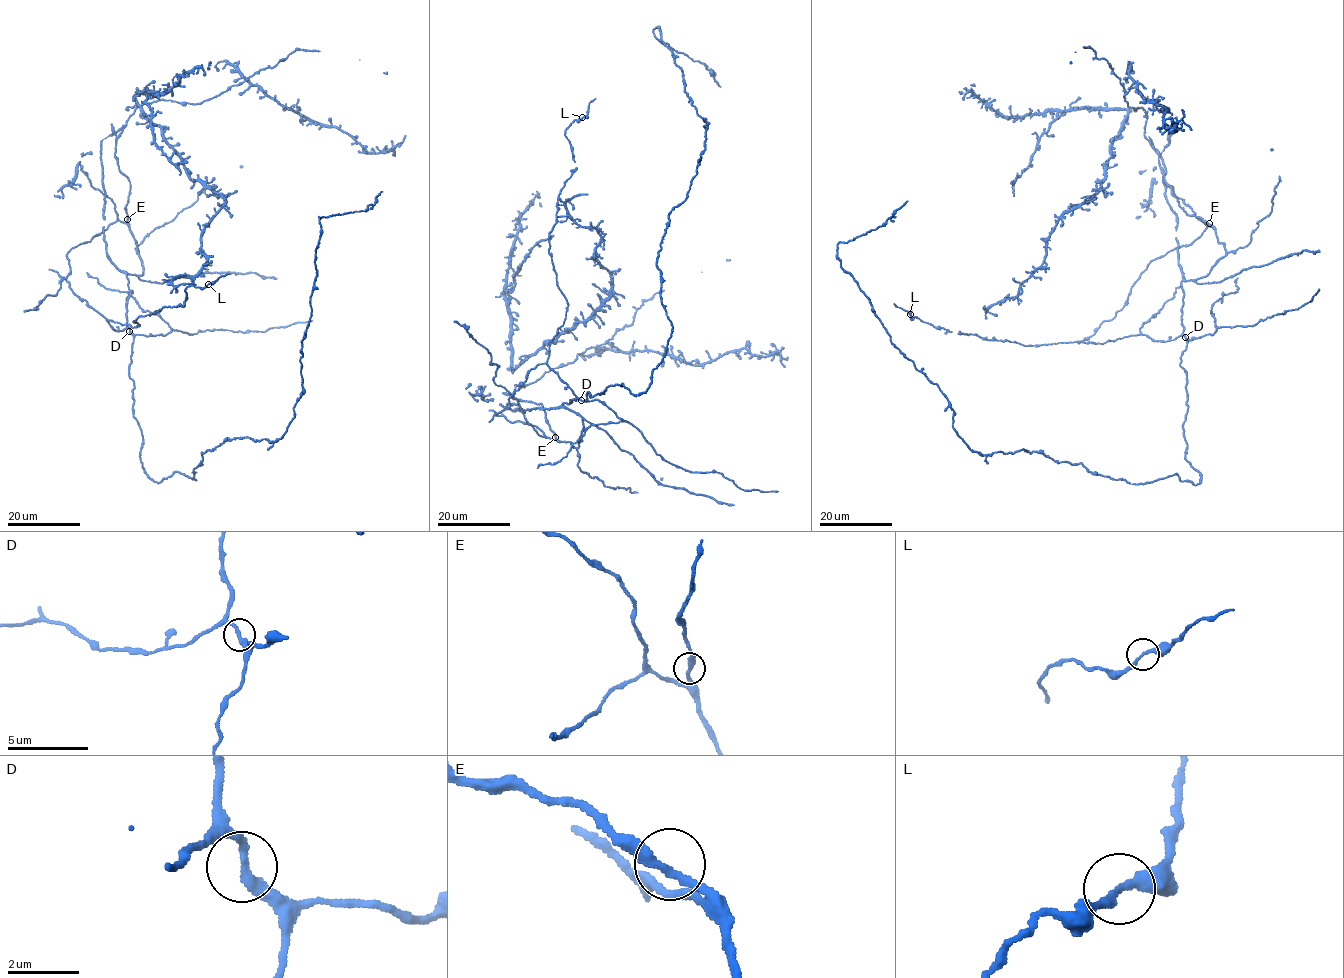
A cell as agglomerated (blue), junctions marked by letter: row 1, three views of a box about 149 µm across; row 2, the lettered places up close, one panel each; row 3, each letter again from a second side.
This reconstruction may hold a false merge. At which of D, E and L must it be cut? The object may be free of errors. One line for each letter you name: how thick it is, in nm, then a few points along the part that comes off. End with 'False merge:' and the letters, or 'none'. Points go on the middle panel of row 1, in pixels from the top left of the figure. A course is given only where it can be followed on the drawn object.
False merge: none

